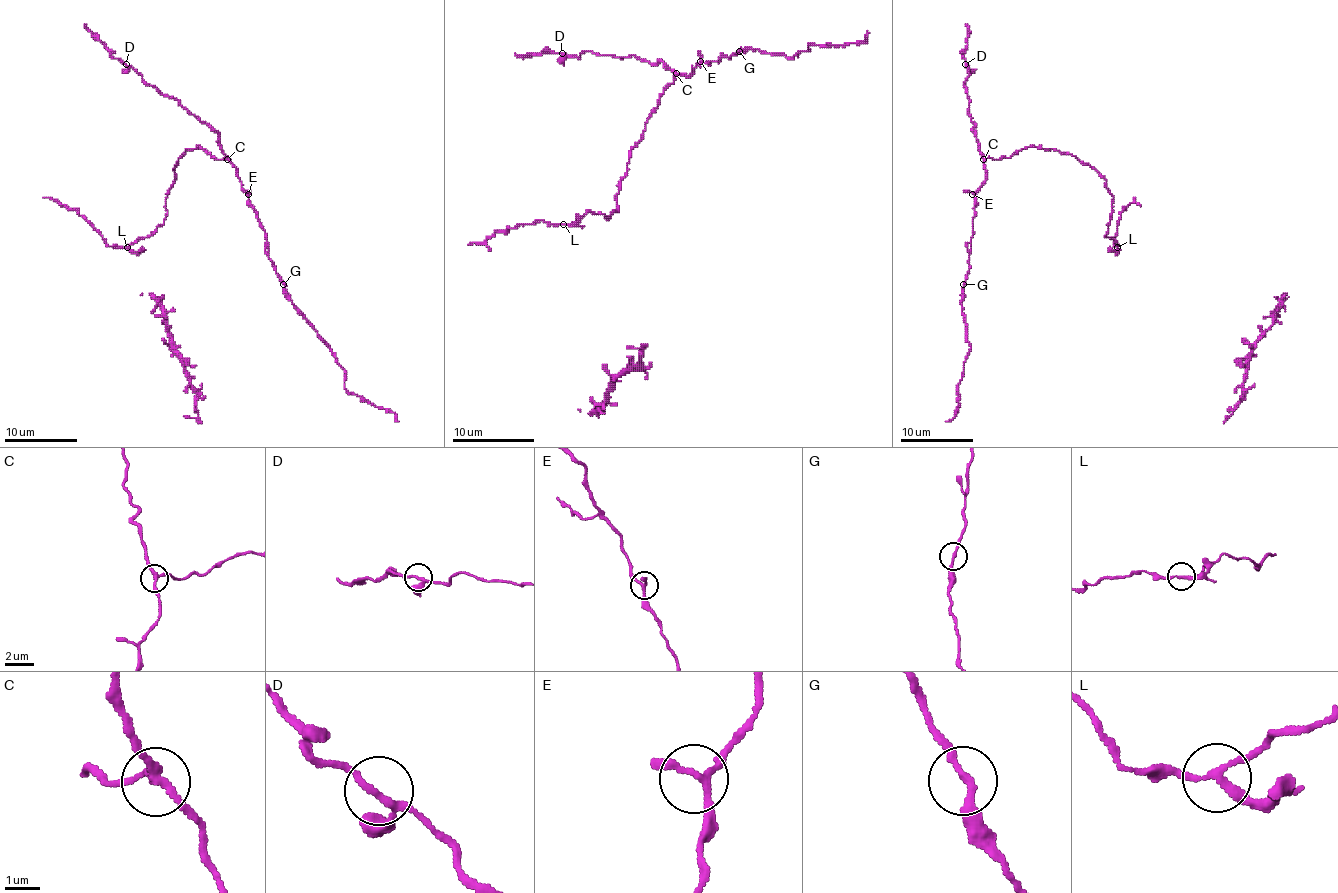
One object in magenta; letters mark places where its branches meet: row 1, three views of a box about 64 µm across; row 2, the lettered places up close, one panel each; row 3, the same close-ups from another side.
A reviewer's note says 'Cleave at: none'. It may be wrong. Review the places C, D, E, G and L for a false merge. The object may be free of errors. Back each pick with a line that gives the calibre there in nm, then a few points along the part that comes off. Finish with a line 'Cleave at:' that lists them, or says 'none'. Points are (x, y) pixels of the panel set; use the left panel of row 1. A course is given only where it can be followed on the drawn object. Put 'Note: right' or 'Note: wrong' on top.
Note: wrong
L: calibre 200 nm; course (127, 248), (108, 244), (77, 212), (43, 197)
Cleave at: L

